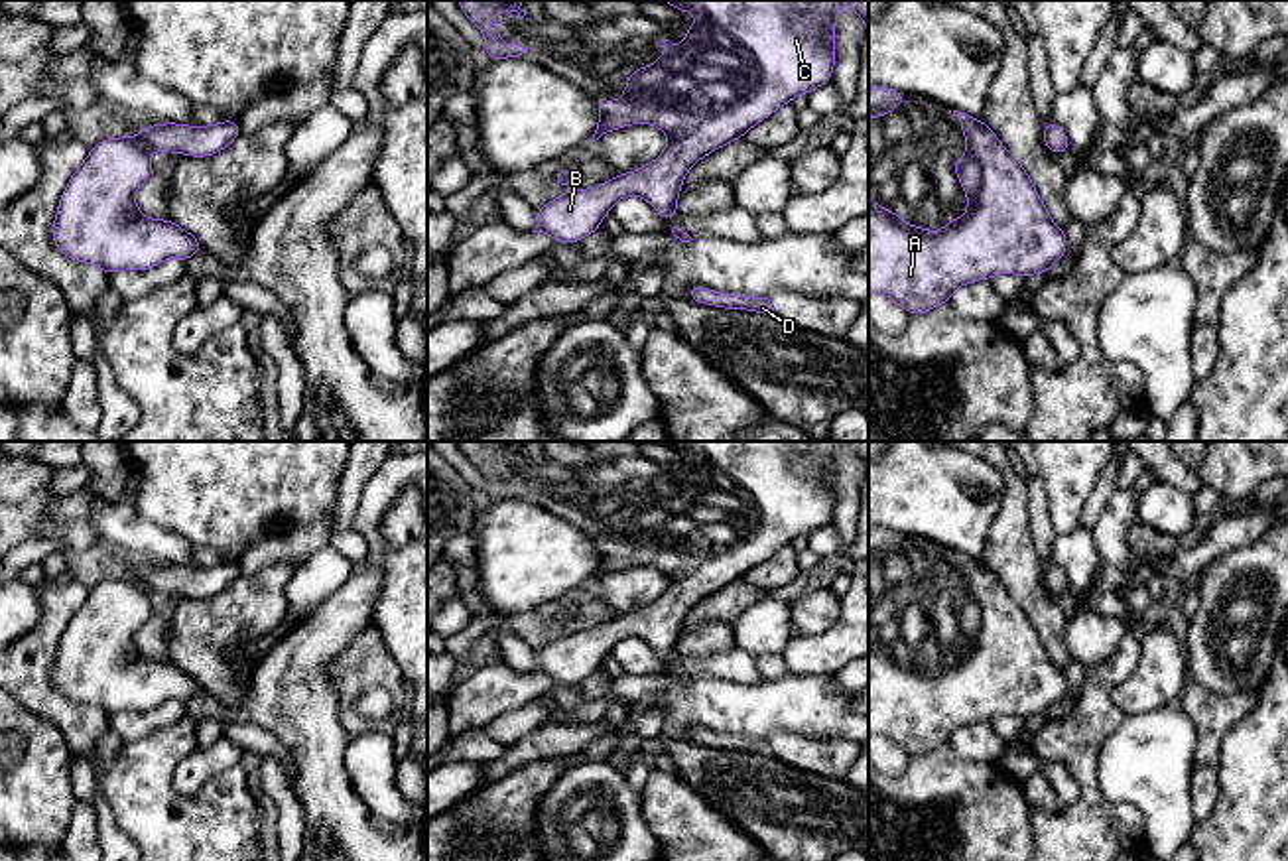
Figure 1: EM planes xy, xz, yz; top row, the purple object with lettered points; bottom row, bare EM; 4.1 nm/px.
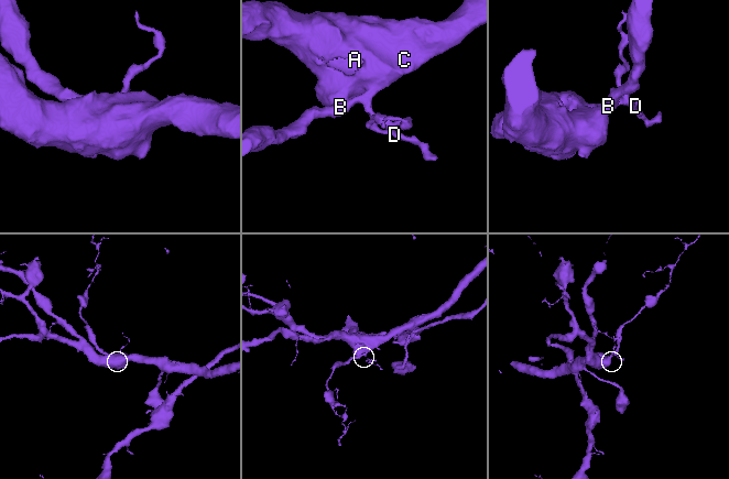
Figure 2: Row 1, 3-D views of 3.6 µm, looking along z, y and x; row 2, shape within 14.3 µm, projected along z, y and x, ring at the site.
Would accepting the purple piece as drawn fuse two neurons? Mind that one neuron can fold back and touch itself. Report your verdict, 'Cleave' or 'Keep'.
Keep

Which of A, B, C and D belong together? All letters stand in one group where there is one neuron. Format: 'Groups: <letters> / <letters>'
Groups: A B C D

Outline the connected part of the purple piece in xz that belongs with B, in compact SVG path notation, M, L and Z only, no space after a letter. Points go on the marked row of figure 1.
M660 0L691 12L697 24L685 30L685 43L664 41L666 53L652 67L634 69L618 100L597 102L599 124L593 134L603 134L630 124L654 124L668 134L668 148L648 166L618 173L614 179L563 193L536 209L538 225L532 232L553 236L559 244L577 242L593 234L605 215L624 195L640 195L662 219L677 213L677 195L685 173L707 154L742 138L754 124L798 95L831 81L835 67L833 33L837 8L845 2L865 20L869 32L869 0Z

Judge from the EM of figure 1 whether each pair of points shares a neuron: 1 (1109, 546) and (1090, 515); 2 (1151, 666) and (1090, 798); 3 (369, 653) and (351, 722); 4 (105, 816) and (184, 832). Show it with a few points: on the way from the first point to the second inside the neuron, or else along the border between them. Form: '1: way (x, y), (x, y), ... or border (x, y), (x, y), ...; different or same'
1: border (1117, 487), (1092, 530); different
2: border (1135, 668), (1111, 694), (1111, 700), (1125, 716); different
3: way (355, 670), (349, 680), (349, 704); same
4: border (99, 785), (115, 822), (132, 840); different

